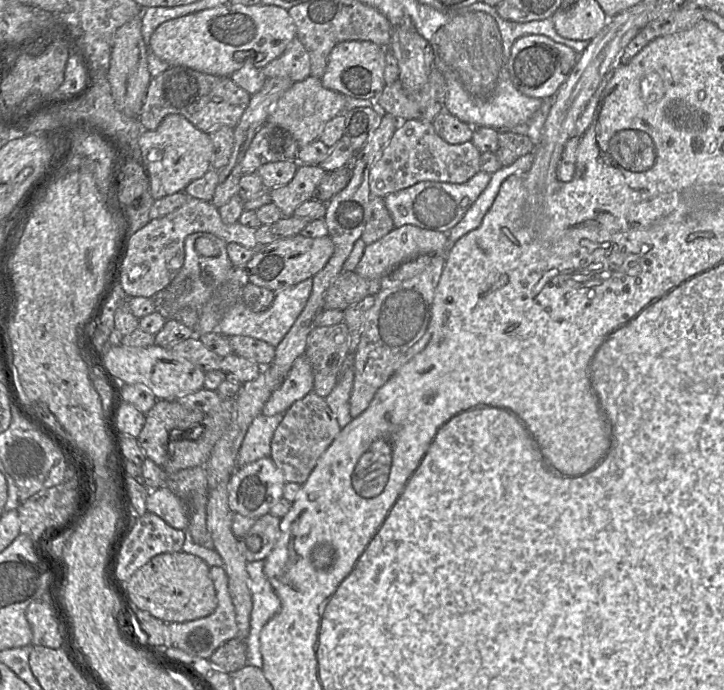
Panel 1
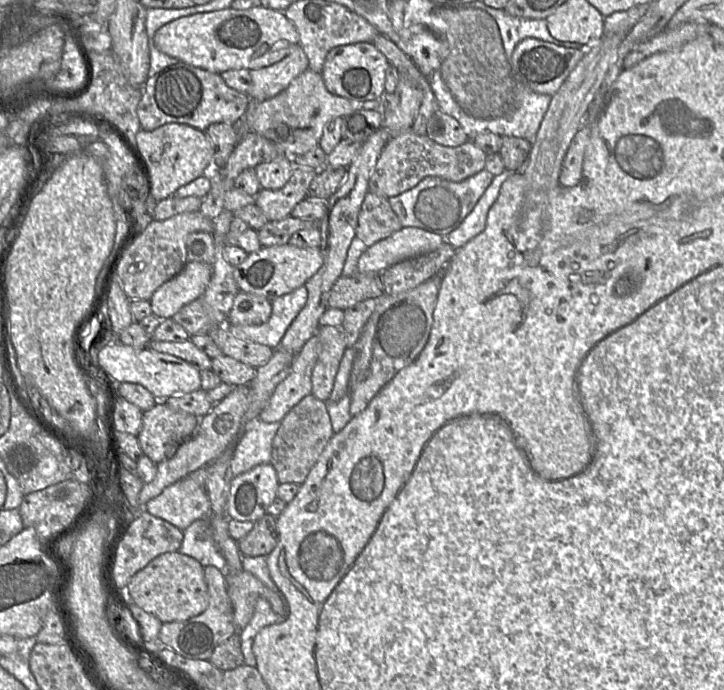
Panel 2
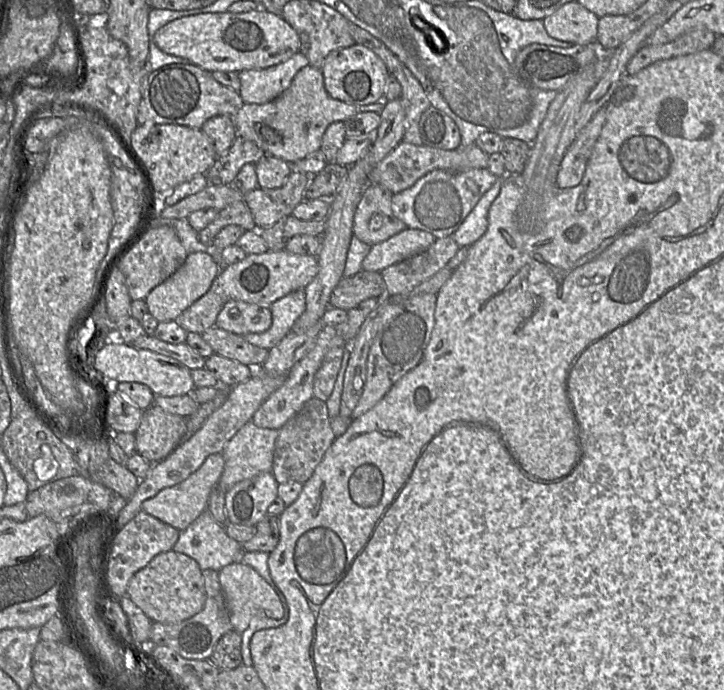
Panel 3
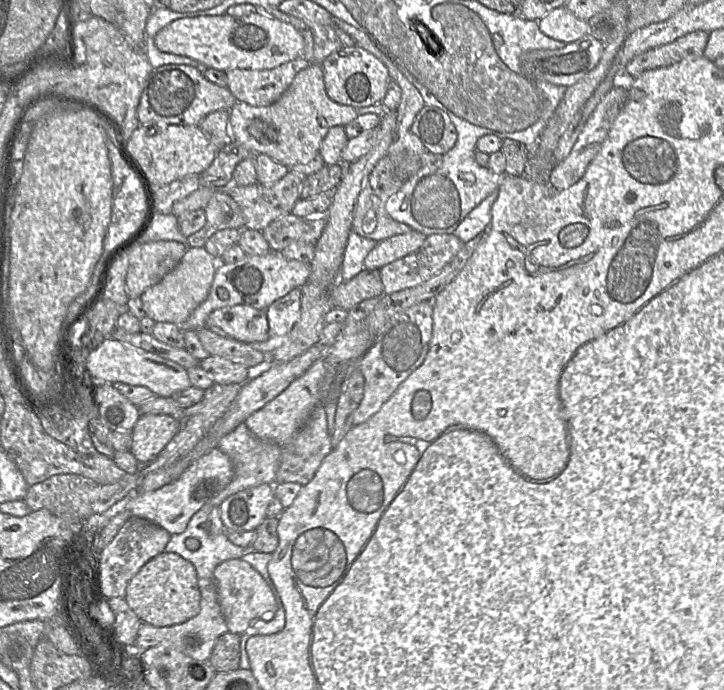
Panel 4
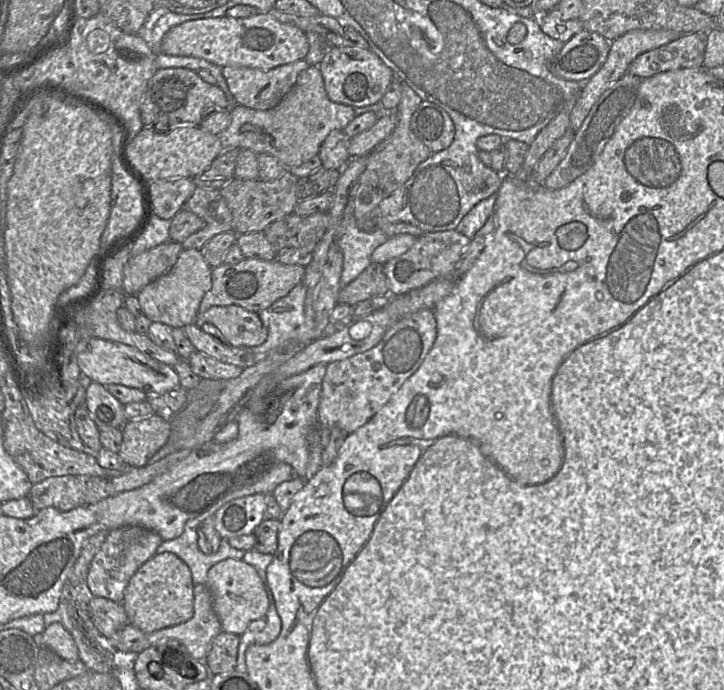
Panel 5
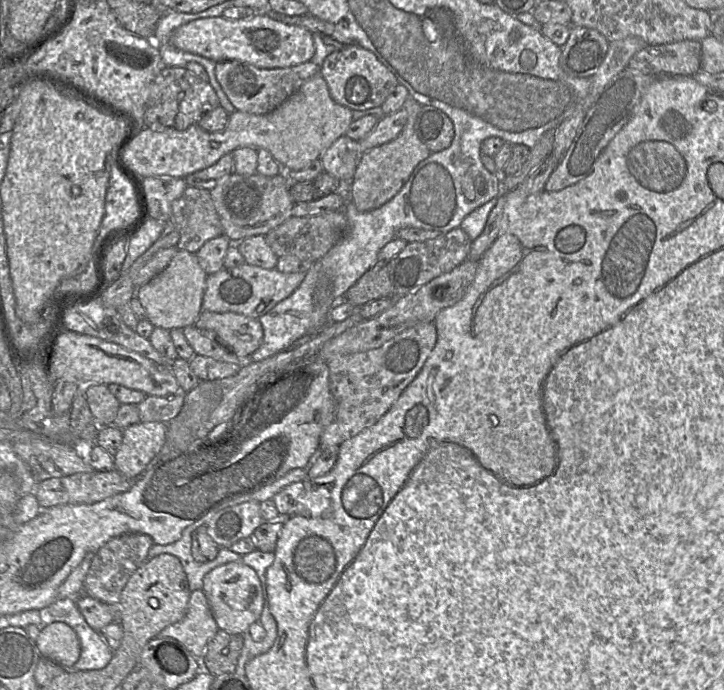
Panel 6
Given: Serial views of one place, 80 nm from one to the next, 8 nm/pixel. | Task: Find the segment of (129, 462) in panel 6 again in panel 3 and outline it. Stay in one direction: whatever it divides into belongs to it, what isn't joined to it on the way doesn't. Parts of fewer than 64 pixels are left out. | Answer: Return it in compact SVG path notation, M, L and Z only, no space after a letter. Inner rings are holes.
M152 405L143 410L139 427L135 431L136 452L152 463L165 459L185 438L186 418L171 414Z

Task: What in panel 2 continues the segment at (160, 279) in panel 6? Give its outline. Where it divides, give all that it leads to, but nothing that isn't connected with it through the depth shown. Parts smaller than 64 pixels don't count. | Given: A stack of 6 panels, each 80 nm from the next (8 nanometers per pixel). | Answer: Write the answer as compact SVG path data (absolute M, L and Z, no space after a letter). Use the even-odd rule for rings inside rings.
M201 261L187 262L179 274L153 293L152 313L160 319L172 318L183 306L201 297L211 280L212 266Z

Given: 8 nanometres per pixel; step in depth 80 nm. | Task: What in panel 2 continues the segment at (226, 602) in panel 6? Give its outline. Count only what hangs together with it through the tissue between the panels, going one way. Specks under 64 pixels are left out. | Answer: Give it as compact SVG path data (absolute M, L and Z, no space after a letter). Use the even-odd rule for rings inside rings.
M245 570L239 573L226 571L226 584L237 629L243 629L251 621L256 601L261 597L270 603L275 613L285 615L285 602L281 596L252 573Z

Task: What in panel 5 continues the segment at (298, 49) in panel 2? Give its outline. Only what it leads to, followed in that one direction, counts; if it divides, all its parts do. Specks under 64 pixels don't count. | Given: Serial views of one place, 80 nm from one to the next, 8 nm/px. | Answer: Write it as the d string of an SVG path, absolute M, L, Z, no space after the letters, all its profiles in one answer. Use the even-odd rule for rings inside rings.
M303 59L268 70L225 66L222 67L222 74L237 104L255 110L269 110L286 96L295 84L298 75L309 67L310 65Z

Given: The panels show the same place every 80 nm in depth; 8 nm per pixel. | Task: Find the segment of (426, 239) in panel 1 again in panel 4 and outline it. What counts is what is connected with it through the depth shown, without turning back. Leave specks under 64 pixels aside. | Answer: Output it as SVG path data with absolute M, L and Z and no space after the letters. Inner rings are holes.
M411 230L378 242L364 260L365 269L381 269L383 266L417 251L426 237L421 232Z

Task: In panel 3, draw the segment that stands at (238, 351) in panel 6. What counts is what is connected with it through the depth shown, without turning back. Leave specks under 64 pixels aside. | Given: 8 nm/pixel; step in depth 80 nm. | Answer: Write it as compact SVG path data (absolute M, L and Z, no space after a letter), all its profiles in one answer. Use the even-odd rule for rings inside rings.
M230 300L217 315L215 326L237 335L263 333L271 326L272 314L268 306Z

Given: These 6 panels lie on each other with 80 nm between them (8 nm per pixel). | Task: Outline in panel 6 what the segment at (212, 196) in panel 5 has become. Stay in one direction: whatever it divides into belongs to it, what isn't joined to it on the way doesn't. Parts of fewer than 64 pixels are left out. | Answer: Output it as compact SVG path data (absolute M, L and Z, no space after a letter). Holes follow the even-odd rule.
M188 186L181 197L172 203L170 222L174 223L180 232L176 247L196 253L207 241L223 235L220 217L214 206L210 190Z

